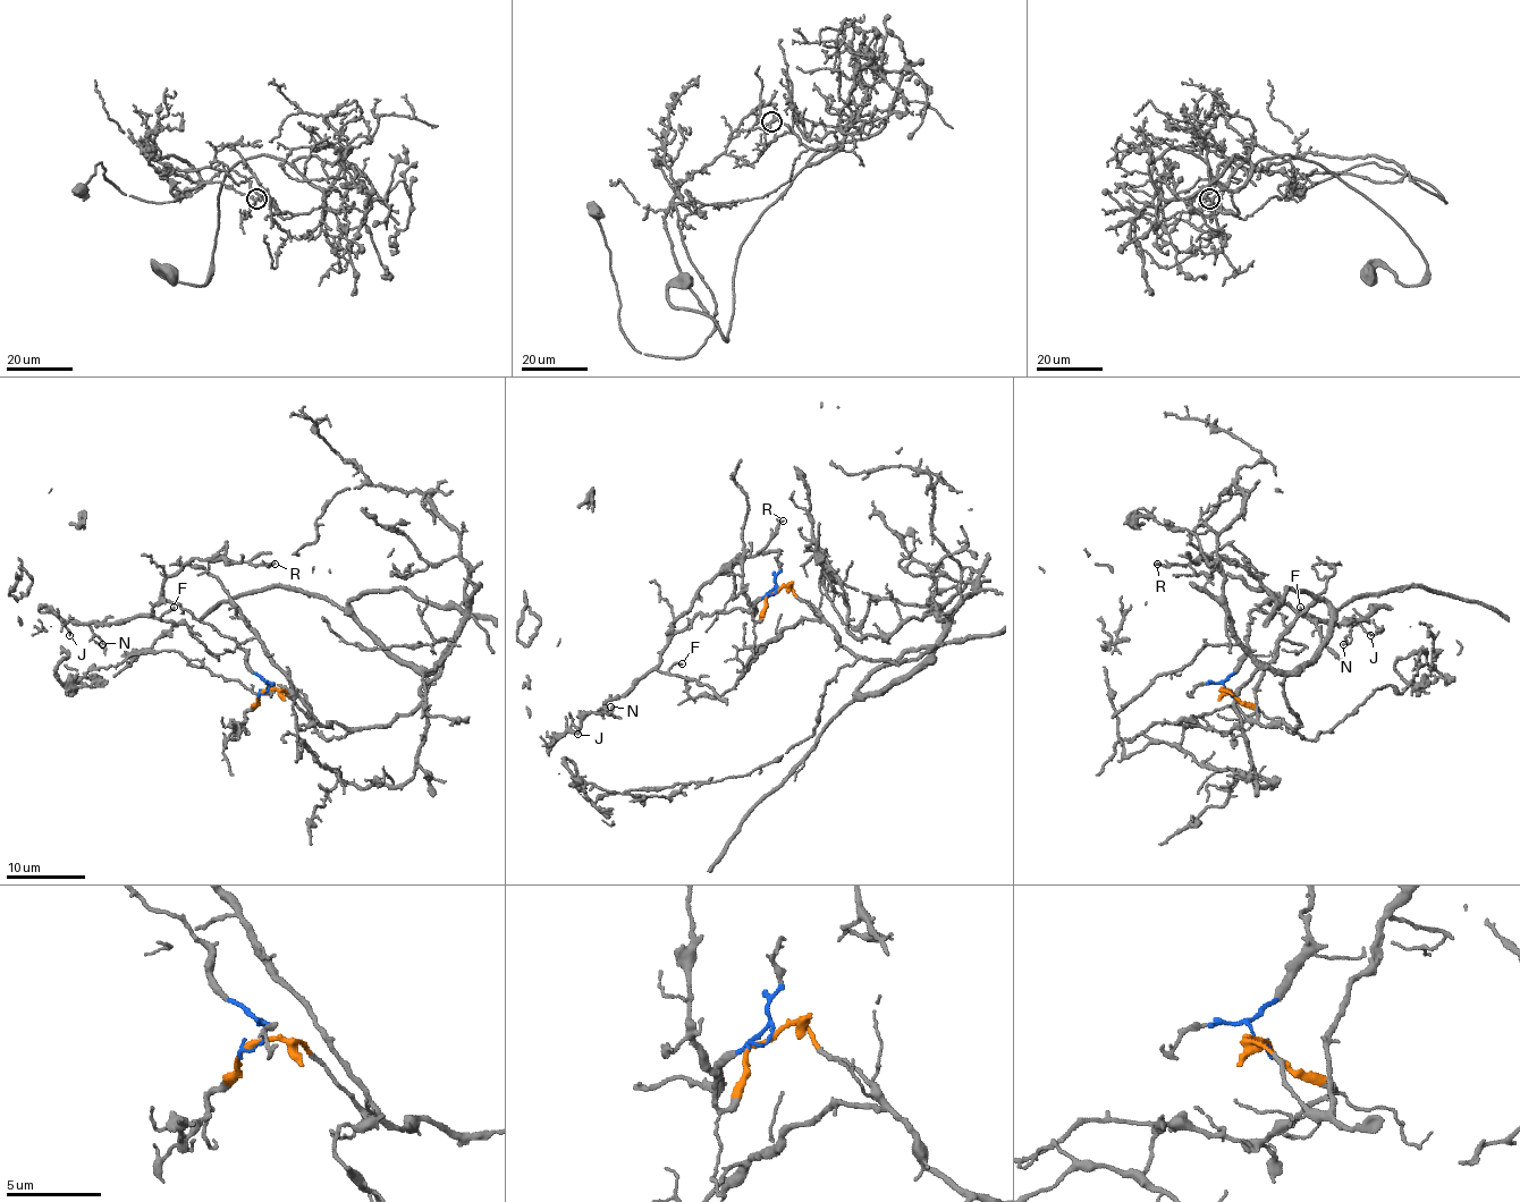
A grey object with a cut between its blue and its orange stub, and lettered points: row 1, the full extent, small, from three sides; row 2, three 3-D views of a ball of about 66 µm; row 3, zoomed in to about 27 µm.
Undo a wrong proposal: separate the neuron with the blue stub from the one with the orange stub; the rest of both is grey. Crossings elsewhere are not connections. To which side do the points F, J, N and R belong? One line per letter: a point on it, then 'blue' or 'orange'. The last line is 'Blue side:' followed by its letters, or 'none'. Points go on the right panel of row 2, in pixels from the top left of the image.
F: at (1300, 607); blue
J: at (1370, 635); blue
N: at (1343, 644); blue
R: at (1157, 564); blue
Blue side: F, J, N, R

